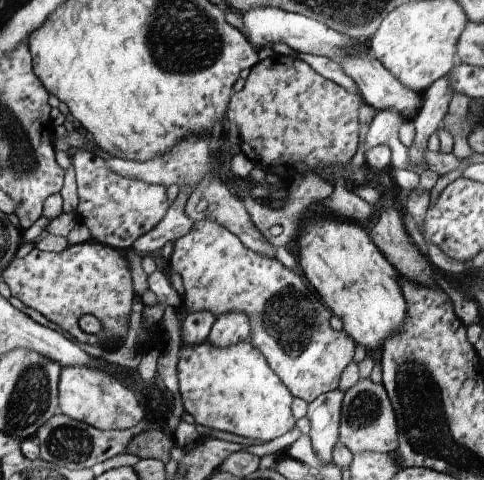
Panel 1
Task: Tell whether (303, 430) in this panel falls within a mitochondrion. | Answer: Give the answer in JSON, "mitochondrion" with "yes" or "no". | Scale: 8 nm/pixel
{"mitochondrion":"no"}

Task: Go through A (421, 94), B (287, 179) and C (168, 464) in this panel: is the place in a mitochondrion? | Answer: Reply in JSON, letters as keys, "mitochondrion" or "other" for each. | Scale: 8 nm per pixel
{"A":"other","B":"other","C":"other"}

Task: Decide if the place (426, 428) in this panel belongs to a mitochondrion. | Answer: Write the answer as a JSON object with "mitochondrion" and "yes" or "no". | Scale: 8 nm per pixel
{"mitochondrion":"yes"}

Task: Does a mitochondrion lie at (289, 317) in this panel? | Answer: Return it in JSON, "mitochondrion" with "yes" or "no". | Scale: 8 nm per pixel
{"mitochondrion":"yes"}

